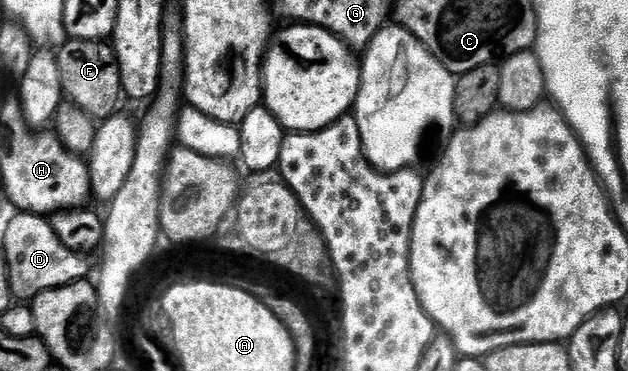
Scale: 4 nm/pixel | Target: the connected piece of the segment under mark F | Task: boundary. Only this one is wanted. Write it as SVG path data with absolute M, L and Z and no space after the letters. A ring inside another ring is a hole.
M67 40L65 44L57 50L58 66L61 69L62 88L65 96L70 97L75 106L83 109L89 116L95 119L105 119L115 116L119 112L118 104L124 101L122 92L122 76L120 75L120 67L118 66L118 56L114 53L113 44L101 41L76 41Z

